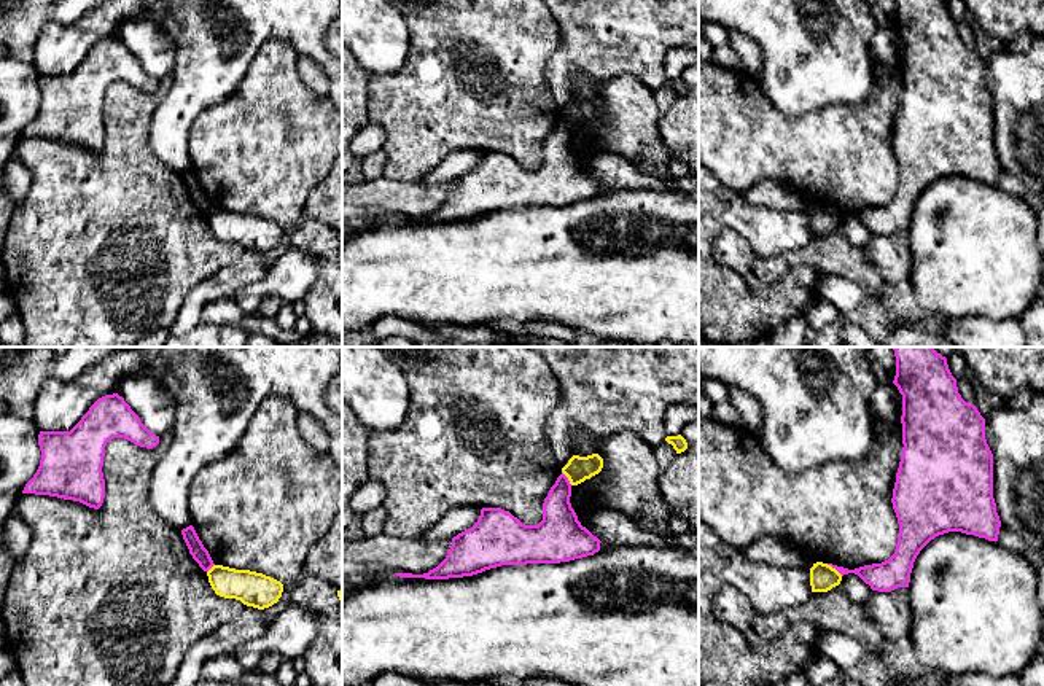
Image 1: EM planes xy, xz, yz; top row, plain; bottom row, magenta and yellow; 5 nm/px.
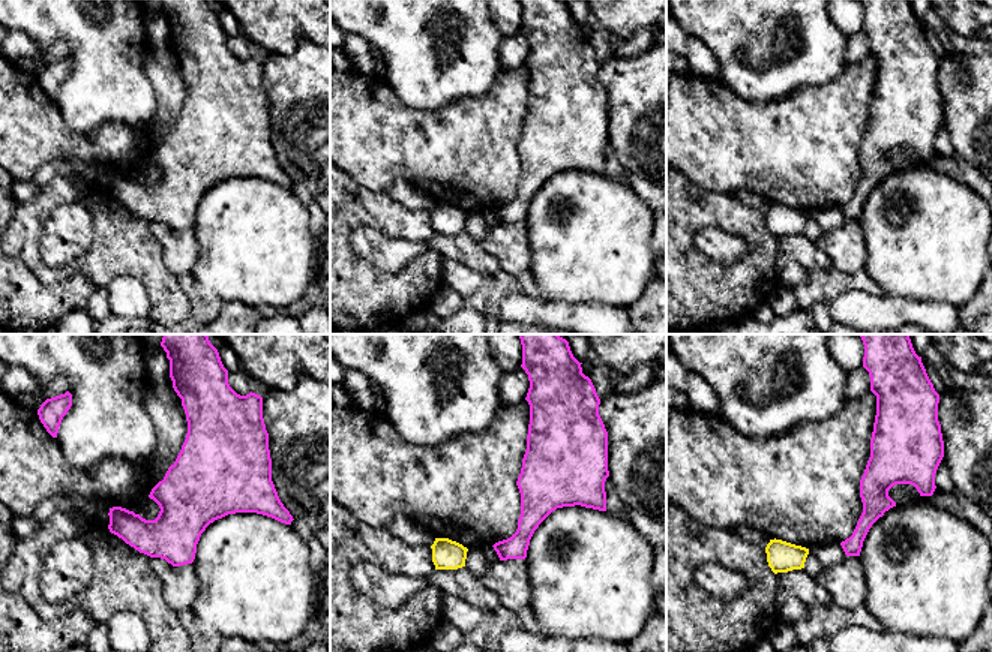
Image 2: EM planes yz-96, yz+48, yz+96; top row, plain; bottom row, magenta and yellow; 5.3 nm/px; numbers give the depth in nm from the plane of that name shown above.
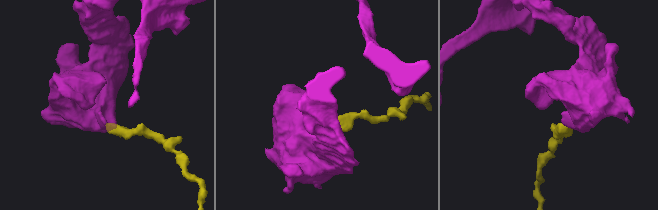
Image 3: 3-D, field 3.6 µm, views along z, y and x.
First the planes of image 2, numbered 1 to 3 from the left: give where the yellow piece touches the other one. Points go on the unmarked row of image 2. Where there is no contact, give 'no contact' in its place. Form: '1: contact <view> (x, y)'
1: no contact
2: no contact
3: no contact

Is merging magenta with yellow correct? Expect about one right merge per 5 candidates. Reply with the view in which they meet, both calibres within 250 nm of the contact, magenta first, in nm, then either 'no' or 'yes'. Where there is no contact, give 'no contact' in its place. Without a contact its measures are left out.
yz | 140/140 nm | no

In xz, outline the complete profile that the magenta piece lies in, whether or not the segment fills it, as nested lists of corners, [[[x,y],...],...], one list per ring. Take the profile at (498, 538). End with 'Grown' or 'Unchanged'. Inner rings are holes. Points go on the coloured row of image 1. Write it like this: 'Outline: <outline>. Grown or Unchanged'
Outline: [[[562,473],[543,503],[543,520],[525,525],[509,511],[482,508],[477,522],[452,538],[446,559],[423,575],[395,573],[399,578],[449,579],[482,573],[501,565],[560,563],[594,555],[600,551],[600,540],[581,525],[570,503],[571,484]]]. Unchanged

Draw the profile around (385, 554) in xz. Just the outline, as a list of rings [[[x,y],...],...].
[[[379,533],[358,541],[342,541],[342,576],[377,573],[423,575],[447,555],[452,538],[434,543],[420,536]]]

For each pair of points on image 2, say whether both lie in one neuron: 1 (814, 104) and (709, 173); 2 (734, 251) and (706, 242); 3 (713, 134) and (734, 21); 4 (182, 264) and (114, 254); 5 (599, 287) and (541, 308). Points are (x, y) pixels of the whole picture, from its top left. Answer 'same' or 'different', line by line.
1: same
2: same
3: different
4: different
5: different

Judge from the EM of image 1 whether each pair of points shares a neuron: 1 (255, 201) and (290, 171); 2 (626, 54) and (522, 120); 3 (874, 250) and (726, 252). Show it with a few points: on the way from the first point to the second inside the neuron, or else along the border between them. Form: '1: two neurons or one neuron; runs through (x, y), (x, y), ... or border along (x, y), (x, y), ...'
1: one neuron; runs through (263, 193), (282, 174)
2: two neurons; border along (546, 62), (546, 83), (553, 101), (562, 110)
3: two neurons; border along (861, 247), (876, 263), (885, 282)

